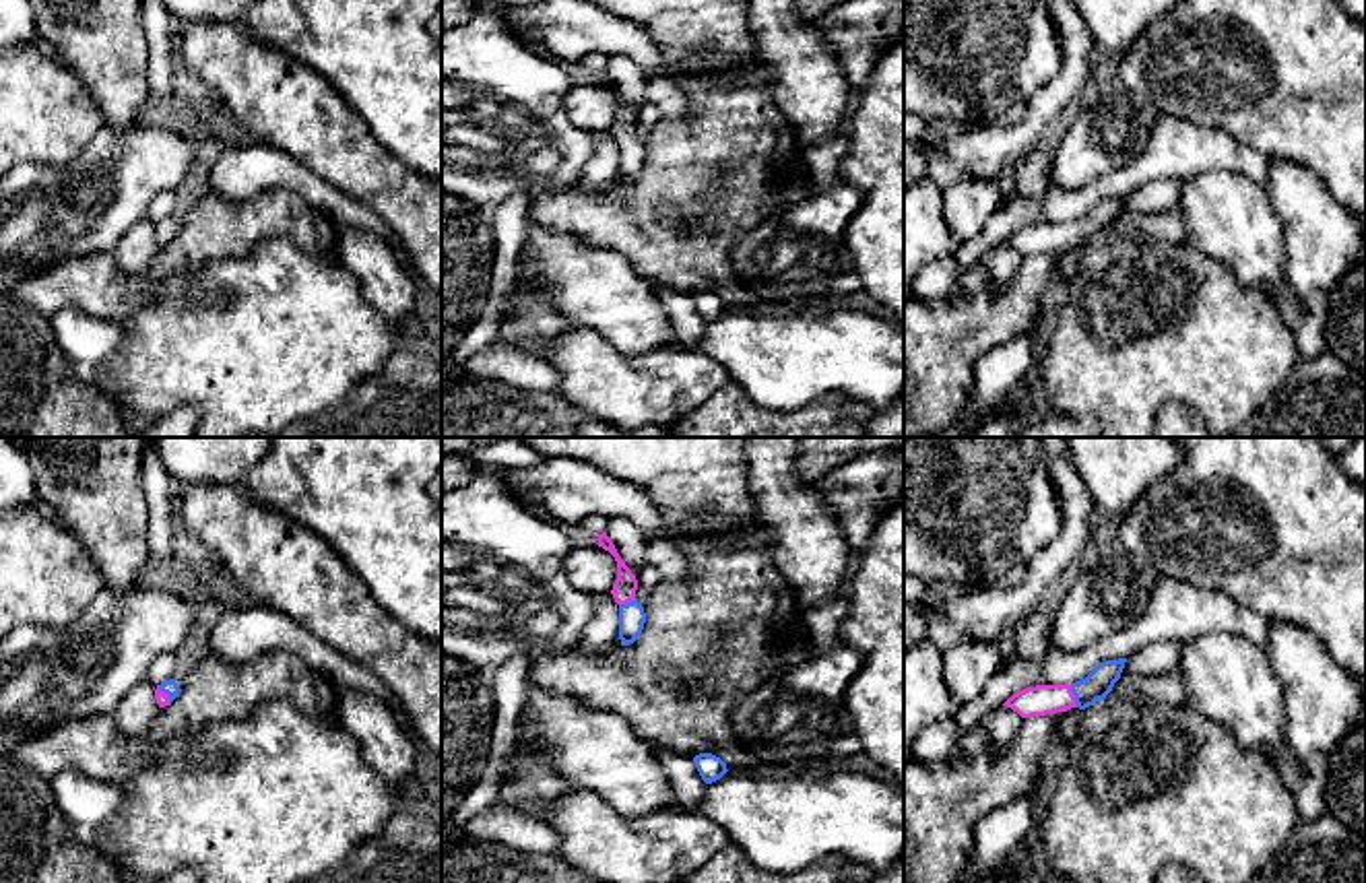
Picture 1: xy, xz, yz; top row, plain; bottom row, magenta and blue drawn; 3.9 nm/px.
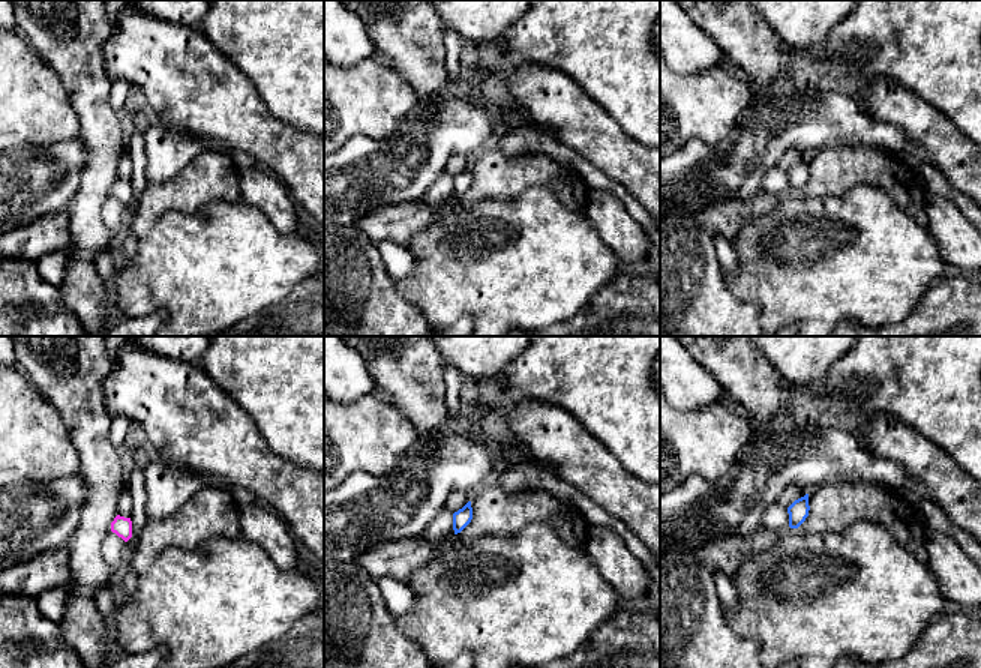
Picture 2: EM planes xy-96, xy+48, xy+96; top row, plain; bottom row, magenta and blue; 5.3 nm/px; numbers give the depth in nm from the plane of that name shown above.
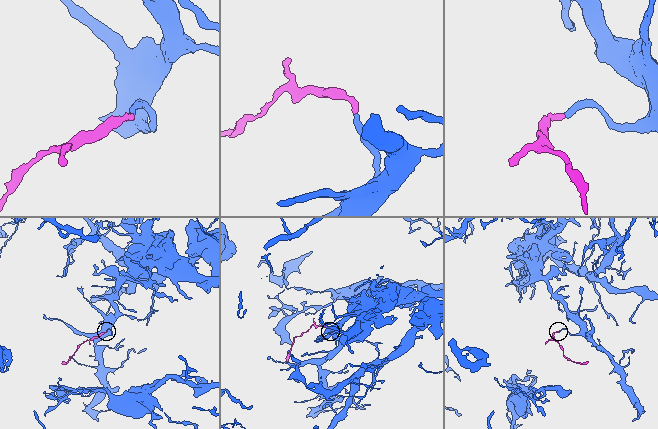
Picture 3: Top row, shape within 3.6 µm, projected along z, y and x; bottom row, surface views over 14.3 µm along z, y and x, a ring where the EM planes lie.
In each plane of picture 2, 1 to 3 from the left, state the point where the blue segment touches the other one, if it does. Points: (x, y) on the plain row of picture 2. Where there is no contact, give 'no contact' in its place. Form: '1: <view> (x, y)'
1: no contact
2: no contact
3: no contact

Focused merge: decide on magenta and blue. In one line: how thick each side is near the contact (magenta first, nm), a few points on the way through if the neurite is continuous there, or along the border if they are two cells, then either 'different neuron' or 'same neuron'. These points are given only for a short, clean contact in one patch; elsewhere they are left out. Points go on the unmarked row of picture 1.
120/110 nm | across yz (1041, 238), (1074, 234), (1098, 221) | same neuron

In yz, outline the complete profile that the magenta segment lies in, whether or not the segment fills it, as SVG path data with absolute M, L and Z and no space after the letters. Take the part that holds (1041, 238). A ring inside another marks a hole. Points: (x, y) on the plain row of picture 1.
M1127 196L1100 200L1085 217L1065 223L1036 223L1013 231L1003 243L1021 256L1085 248L1104 237L1120 217Z

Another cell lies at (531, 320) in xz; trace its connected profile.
M518 272L493 342L545 359L547 345L570 328L555 303Z

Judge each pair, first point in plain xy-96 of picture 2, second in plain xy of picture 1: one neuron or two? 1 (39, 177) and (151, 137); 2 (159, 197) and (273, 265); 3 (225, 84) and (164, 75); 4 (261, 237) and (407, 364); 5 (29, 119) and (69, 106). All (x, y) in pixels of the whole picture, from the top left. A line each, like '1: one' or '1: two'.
1: one
2: two
3: two
4: two
5: one

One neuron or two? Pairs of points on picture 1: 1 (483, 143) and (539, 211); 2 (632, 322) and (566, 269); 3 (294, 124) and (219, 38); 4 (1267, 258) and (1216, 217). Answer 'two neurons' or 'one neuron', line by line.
1: two neurons
2: one neuron
3: one neuron
4: one neuron

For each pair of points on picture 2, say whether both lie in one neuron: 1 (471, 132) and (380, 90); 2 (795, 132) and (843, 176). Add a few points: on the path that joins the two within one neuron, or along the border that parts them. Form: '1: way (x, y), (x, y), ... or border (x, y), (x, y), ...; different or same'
1: border (419, 102), (393, 134); different
2: border (852, 146), (824, 147), (809, 158); different

